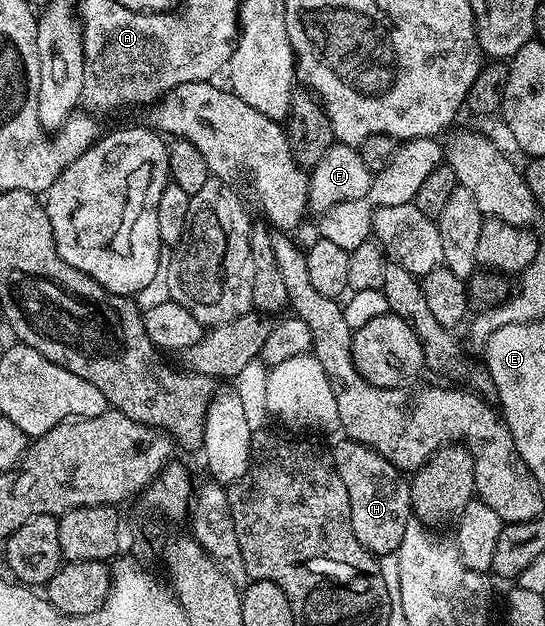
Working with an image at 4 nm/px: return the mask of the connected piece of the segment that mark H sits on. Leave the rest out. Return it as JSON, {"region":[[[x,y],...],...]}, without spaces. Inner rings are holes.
{"region":[[[341,439],[331,449],[331,456],[333,466],[339,471],[339,479],[343,479],[343,487],[347,487],[355,539],[359,539],[361,546],[374,555],[396,554],[403,543],[403,531],[407,531],[407,523],[413,512],[406,474],[387,463],[387,459],[379,455],[379,451],[358,441]]]}

